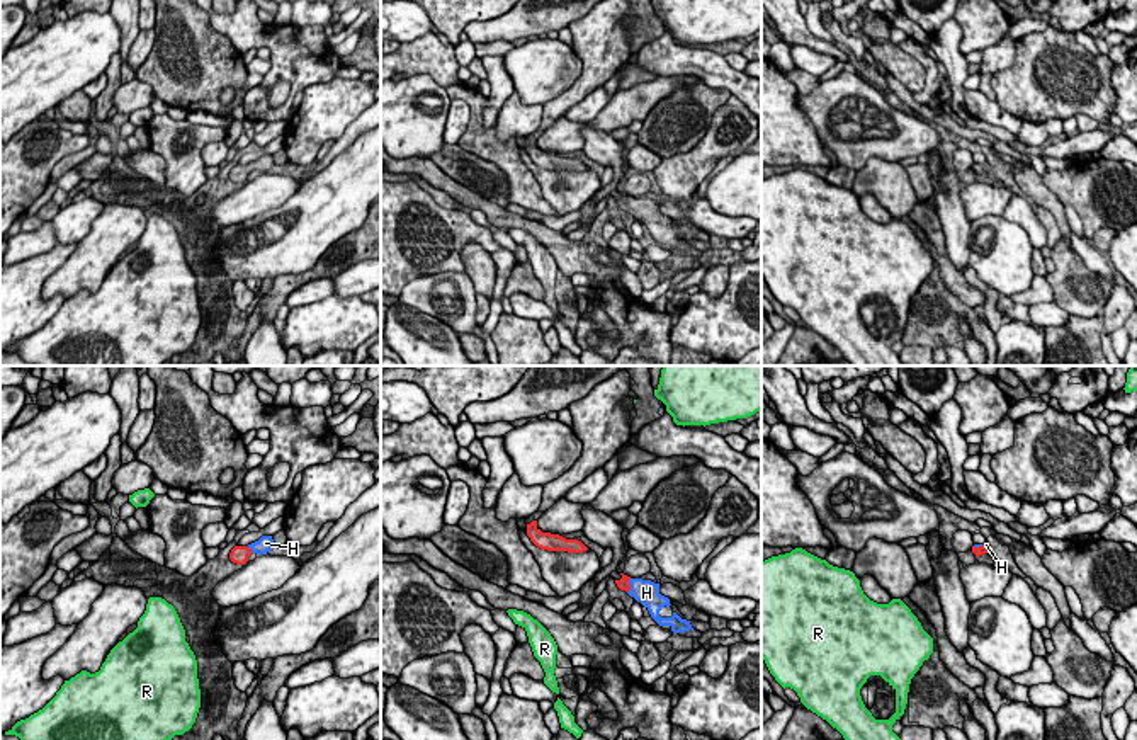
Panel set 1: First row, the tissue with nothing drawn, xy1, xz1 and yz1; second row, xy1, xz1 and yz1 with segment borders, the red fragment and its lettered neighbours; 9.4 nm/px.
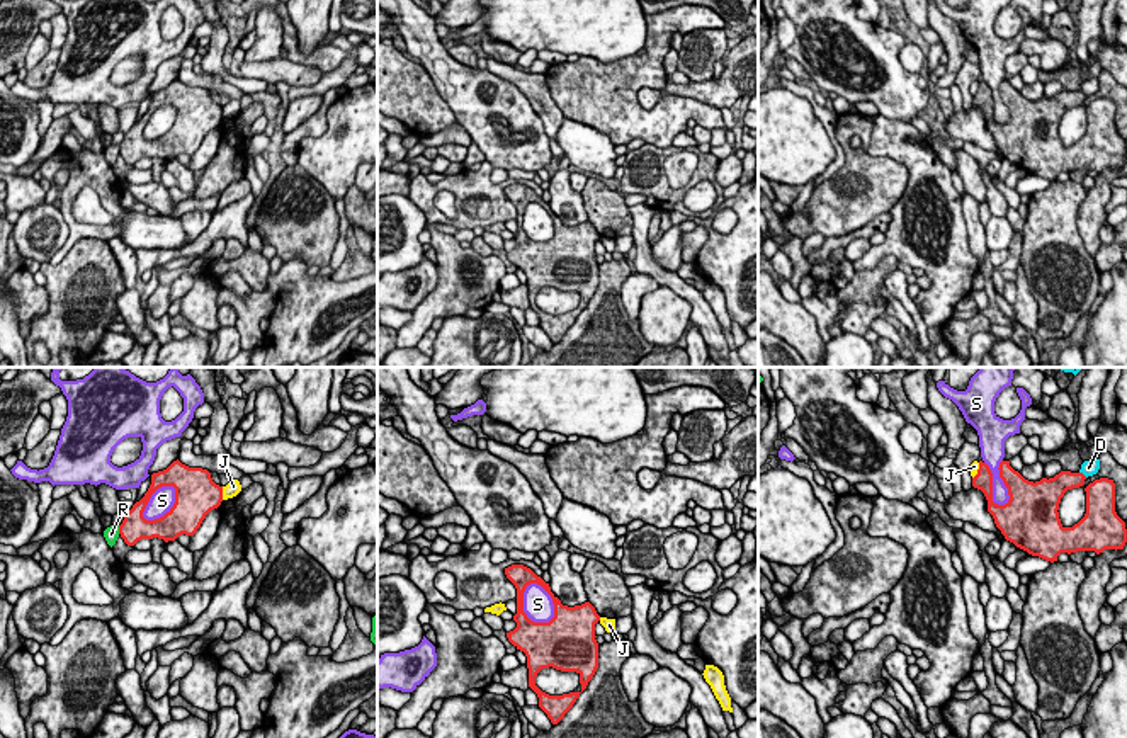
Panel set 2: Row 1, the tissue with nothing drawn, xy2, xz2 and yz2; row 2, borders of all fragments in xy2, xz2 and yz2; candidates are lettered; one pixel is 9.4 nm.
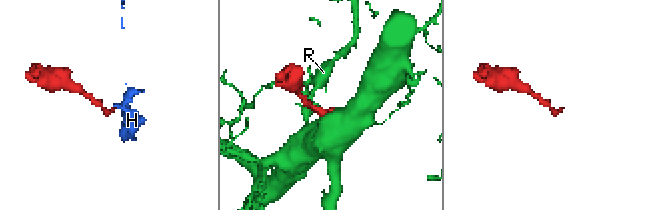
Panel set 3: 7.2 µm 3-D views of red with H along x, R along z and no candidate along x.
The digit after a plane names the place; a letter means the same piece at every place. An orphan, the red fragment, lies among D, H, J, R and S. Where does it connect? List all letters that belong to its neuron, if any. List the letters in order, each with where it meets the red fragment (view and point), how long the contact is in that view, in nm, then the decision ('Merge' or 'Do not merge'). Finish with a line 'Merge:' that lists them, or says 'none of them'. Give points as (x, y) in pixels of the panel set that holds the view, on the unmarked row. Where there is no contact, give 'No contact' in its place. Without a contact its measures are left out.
D: Touches red at yz2 (1081, 92). Shared border 100 nm. Do not merge
H: Touches red at xz1 (629, 204). Shared border 150 nm. Merge
J: Touches red at xy2 (221, 113). Shared border 130 nm. Do not merge
R: Touches red at xy2 (119, 148). Shared border 80 nm. Do not merge
S: Touches red at xz2 (553, 220). Shared border 440 nm. Do not merge
Merge: H

